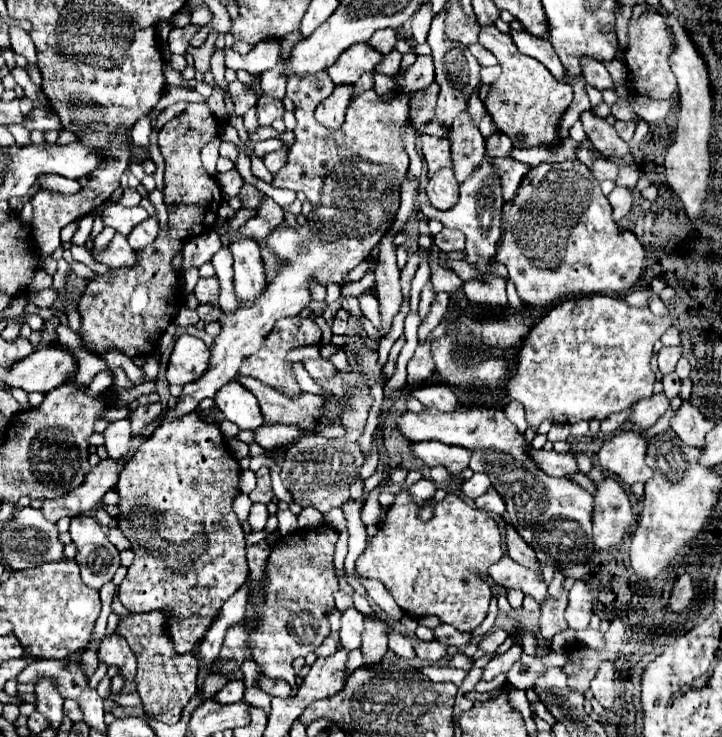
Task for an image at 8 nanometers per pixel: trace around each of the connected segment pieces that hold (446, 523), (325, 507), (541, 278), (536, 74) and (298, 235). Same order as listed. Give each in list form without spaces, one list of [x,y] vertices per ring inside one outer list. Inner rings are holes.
[[[408,490],[396,494],[396,502],[386,510],[384,520],[378,524],[378,532],[368,540],[366,550],[356,560],[356,570],[364,578],[374,578],[386,586],[396,604],[412,618],[438,616],[444,624],[452,624],[458,630],[474,630],[478,628],[486,614],[492,598],[490,586],[484,582],[488,576],[488,568],[502,558],[502,534],[496,520],[480,510],[464,502],[458,494],[448,494],[444,500],[434,502],[432,518],[422,520],[420,510],[424,506],[412,500]]]
[[[320,436],[302,438],[300,444],[286,452],[286,462],[282,466],[280,478],[286,490],[292,494],[294,502],[302,508],[312,506],[320,512],[328,512],[332,508],[340,508],[344,502],[350,500],[350,484],[356,480],[360,466],[364,462],[364,454],[360,448],[350,440],[328,440]]]
[[[566,160],[560,164],[534,166],[520,184],[516,196],[504,204],[502,214],[504,214],[502,250],[504,254],[510,256],[496,254],[496,262],[506,264],[510,280],[514,282],[520,300],[532,308],[544,308],[564,298],[590,296],[600,292],[624,294],[636,284],[636,280],[640,280],[646,258],[644,248],[630,230],[622,230],[612,220],[612,208],[608,198],[600,190],[600,182],[582,162]],[[538,190],[544,190],[544,202],[540,204],[536,198]]]
[[[496,26],[482,28],[478,40],[498,58],[498,64],[502,66],[500,78],[490,86],[490,92],[484,100],[498,130],[506,134],[516,148],[558,144],[560,116],[564,116],[568,104],[572,102],[572,88],[564,82],[558,82],[554,76],[548,76],[548,70],[538,60],[522,56],[522,52],[512,44],[512,38],[502,34]]]
[[[328,72],[288,78],[286,96],[294,102],[294,114],[298,120],[294,128],[296,142],[288,150],[288,162],[278,174],[274,174],[272,180],[272,186],[276,188],[310,194],[316,220],[308,218],[304,224],[296,226],[288,226],[284,222],[280,228],[274,228],[268,234],[268,248],[276,252],[276,258],[280,258],[284,264],[278,268],[272,282],[266,284],[256,304],[250,304],[248,308],[238,306],[234,312],[220,310],[218,322],[222,332],[216,336],[216,342],[210,348],[212,368],[208,368],[200,380],[184,386],[176,408],[168,408],[164,414],[160,414],[156,422],[144,428],[142,436],[132,436],[134,444],[142,442],[156,426],[176,420],[188,412],[196,412],[200,400],[214,398],[214,394],[224,384],[236,378],[242,360],[258,352],[260,342],[274,328],[276,320],[298,316],[312,302],[310,282],[318,282],[322,286],[346,286],[346,276],[368,258],[368,254],[392,226],[400,206],[400,184],[408,172],[408,154],[404,152],[398,132],[408,120],[408,100],[404,100],[398,92],[384,96],[378,96],[374,90],[362,92],[350,100],[344,124],[338,130],[330,130],[318,124],[314,118],[314,108],[320,100],[326,100],[332,90],[334,84]]]

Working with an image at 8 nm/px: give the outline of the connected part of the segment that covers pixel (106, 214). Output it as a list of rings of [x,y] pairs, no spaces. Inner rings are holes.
[[[110,202],[102,208],[102,220],[104,226],[114,228],[116,232],[128,236],[140,222],[144,222],[148,218],[148,212],[142,206],[134,206],[134,208],[126,208],[122,204]]]

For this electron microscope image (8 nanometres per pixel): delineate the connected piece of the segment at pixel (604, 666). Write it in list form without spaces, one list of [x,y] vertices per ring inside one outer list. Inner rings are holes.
[[[602,662],[596,678],[592,680],[592,694],[594,698],[606,708],[612,710],[614,706],[614,662]]]

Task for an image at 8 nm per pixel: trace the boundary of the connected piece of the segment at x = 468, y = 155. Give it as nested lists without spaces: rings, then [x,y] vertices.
[[[468,108],[456,116],[452,124],[452,160],[454,160],[454,176],[458,182],[464,182],[482,162],[484,158],[484,136],[478,126],[472,122]]]

